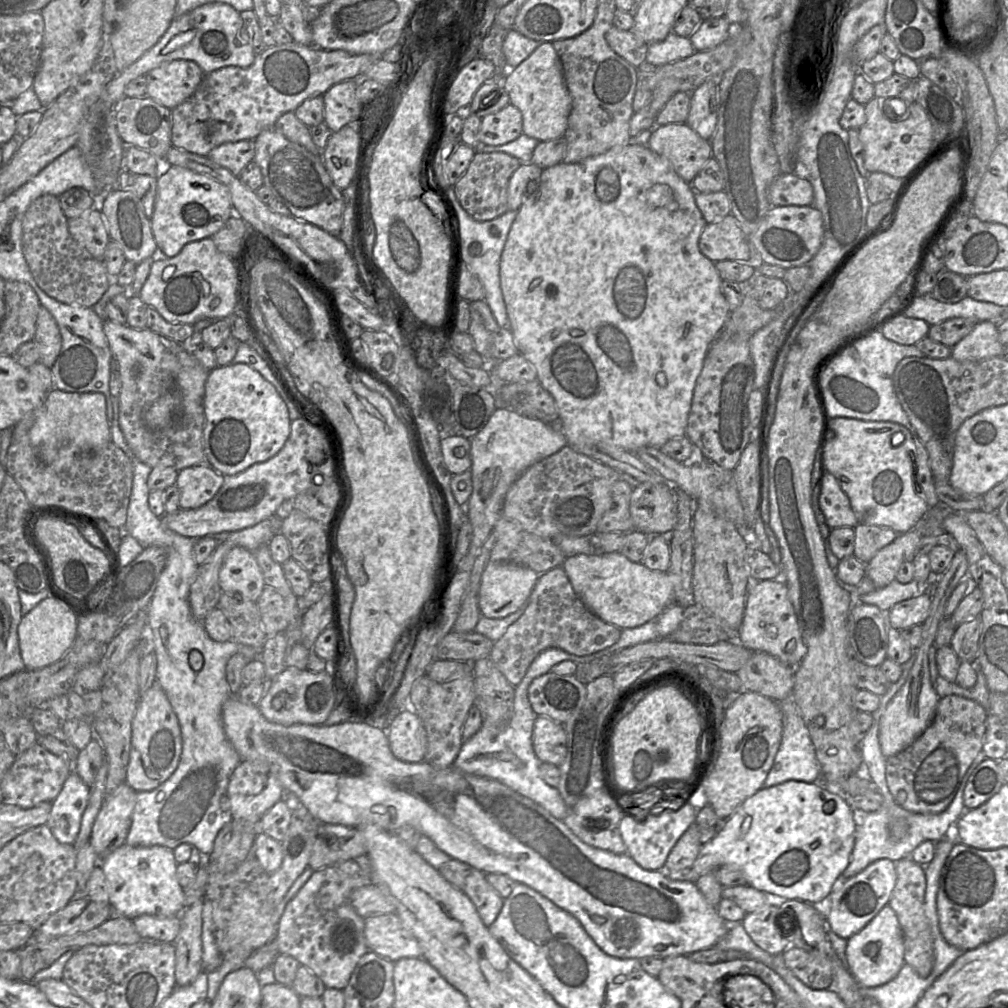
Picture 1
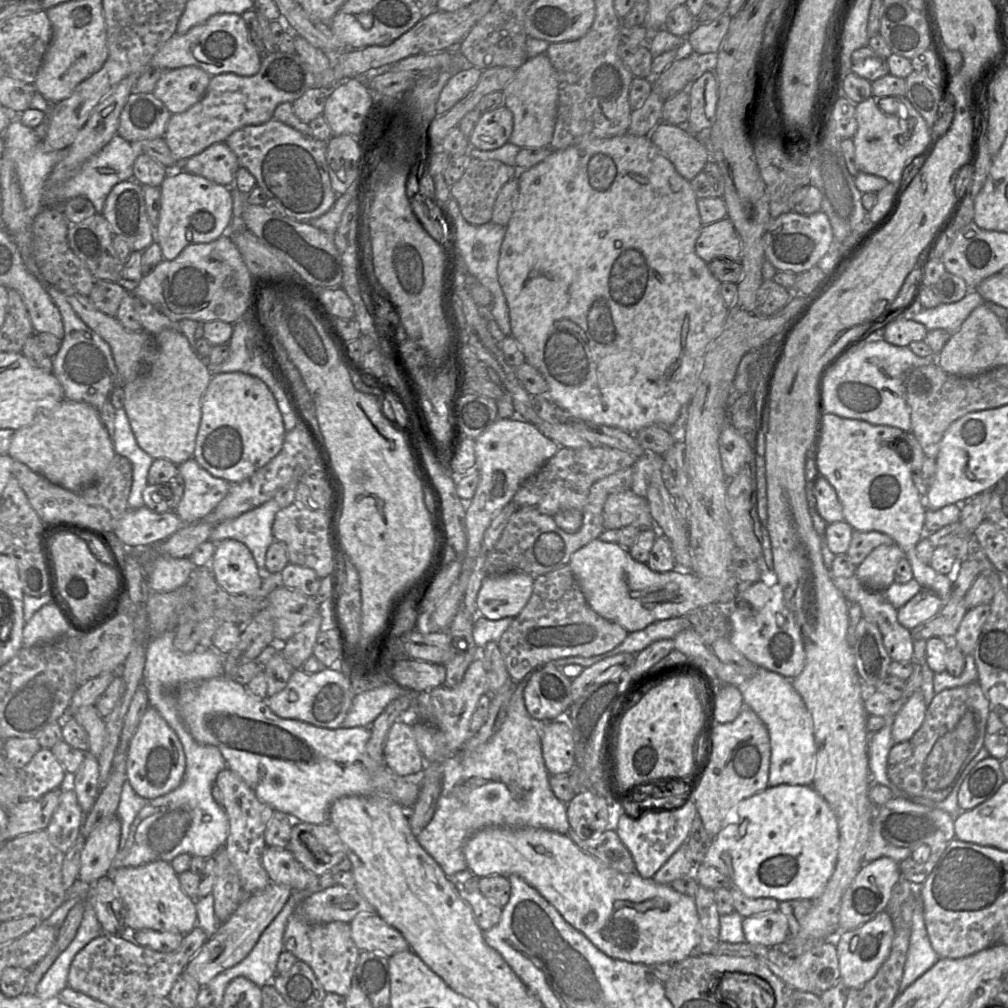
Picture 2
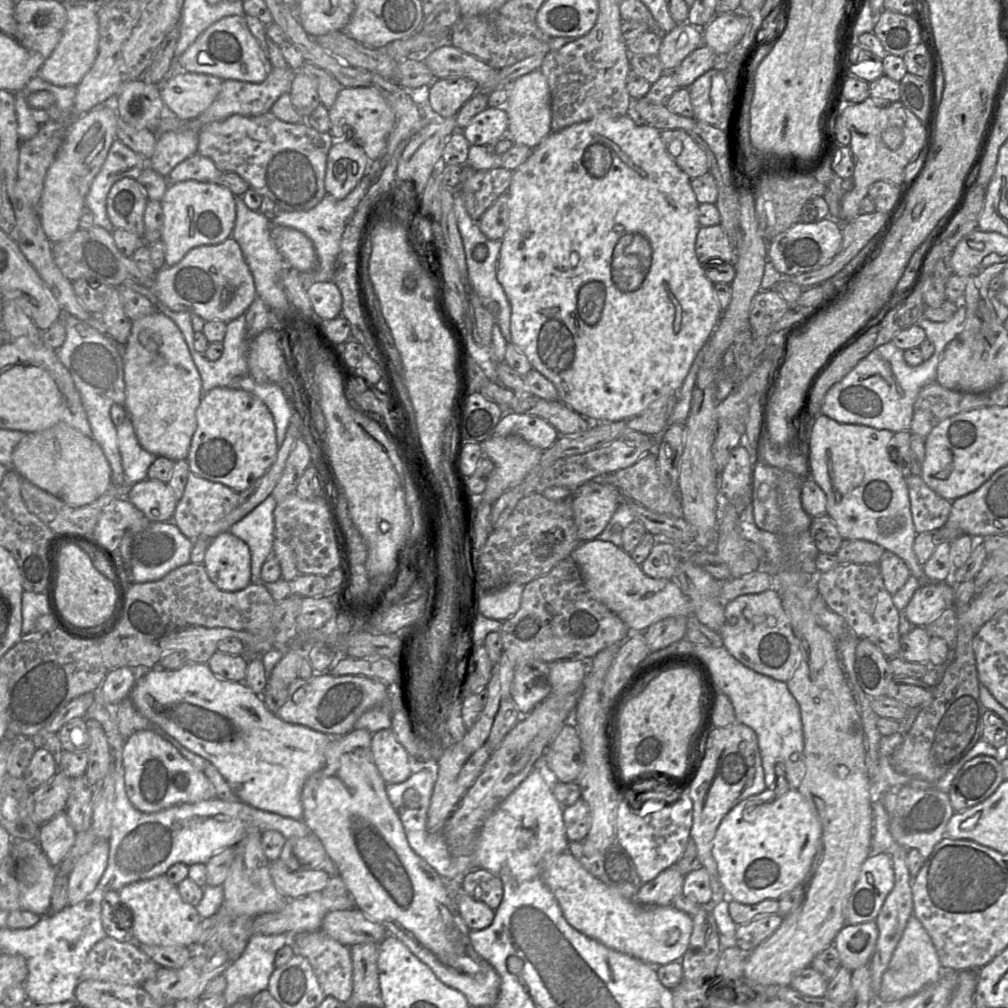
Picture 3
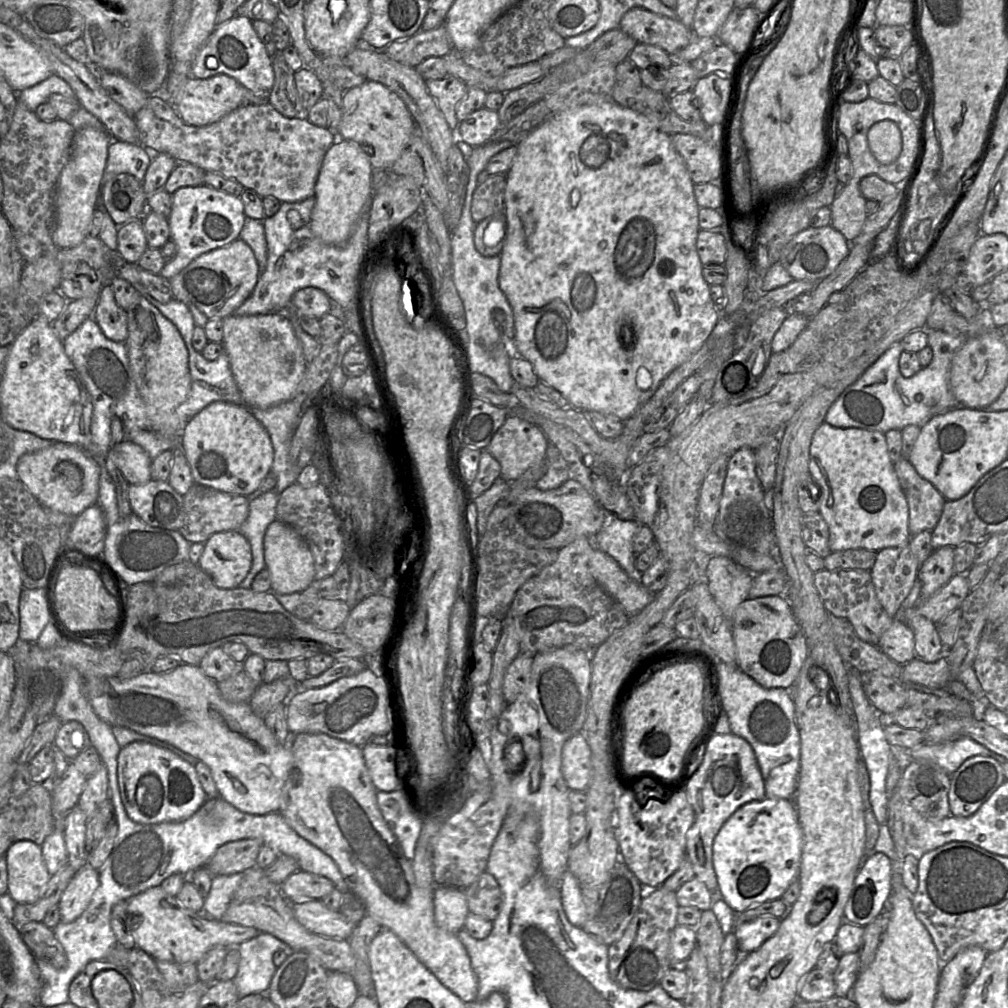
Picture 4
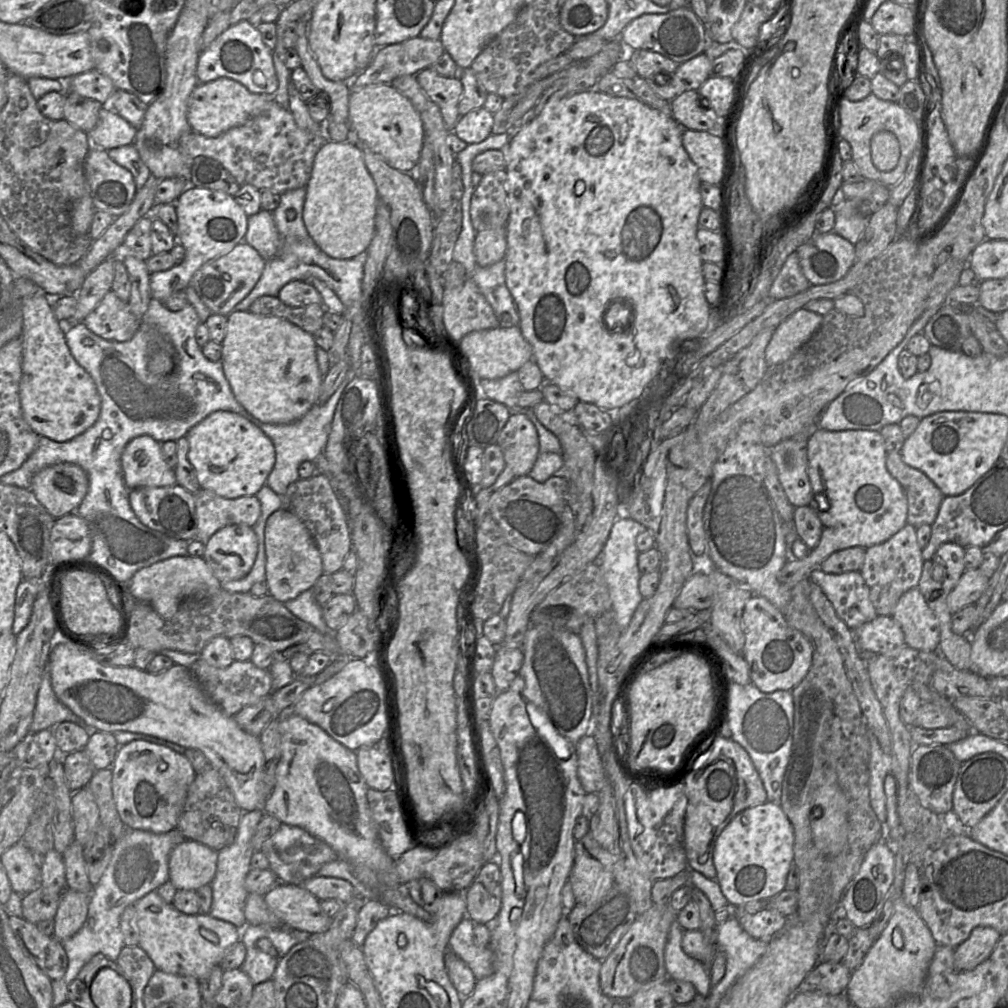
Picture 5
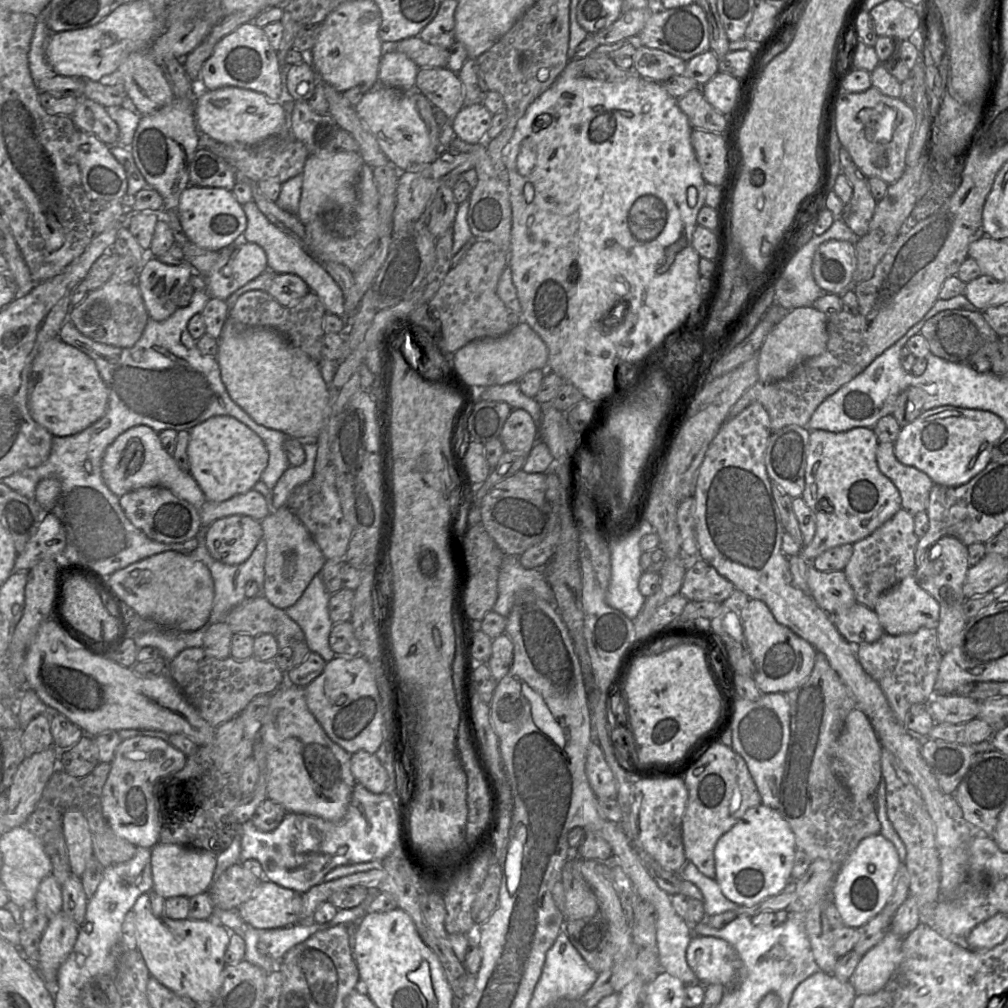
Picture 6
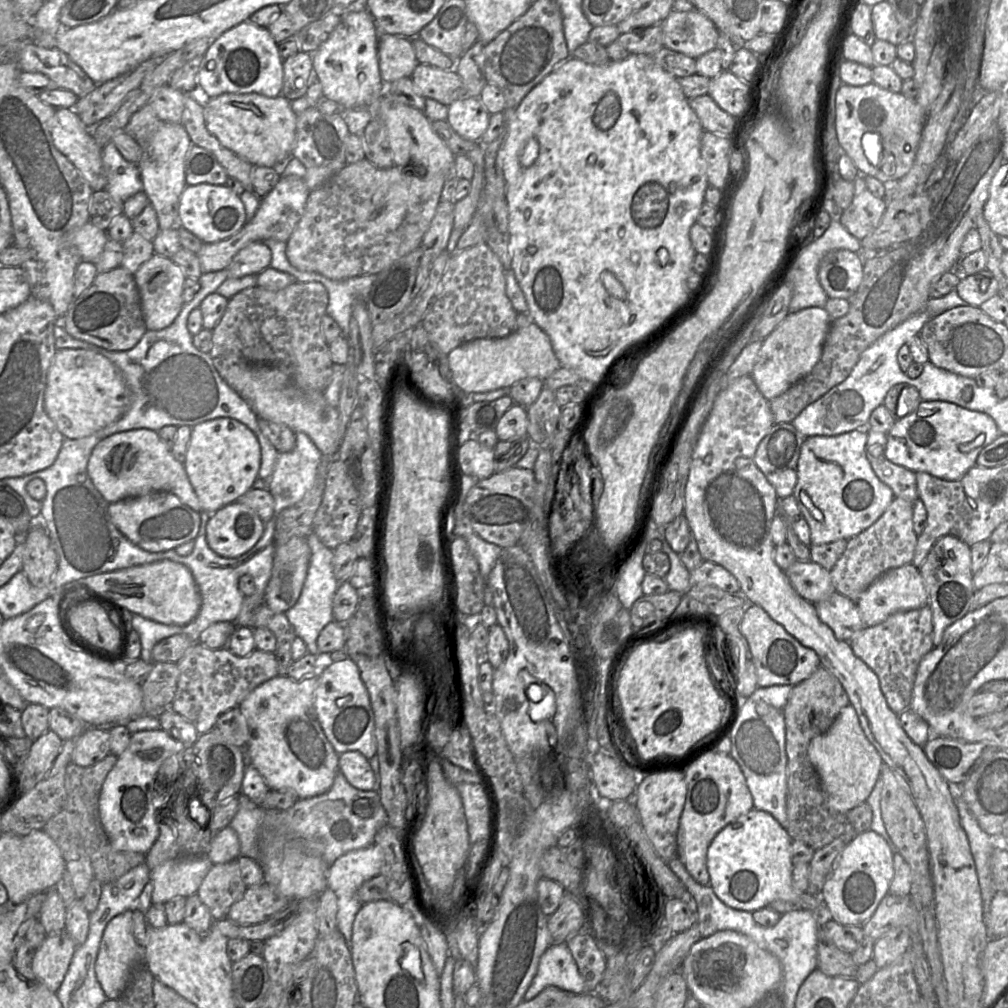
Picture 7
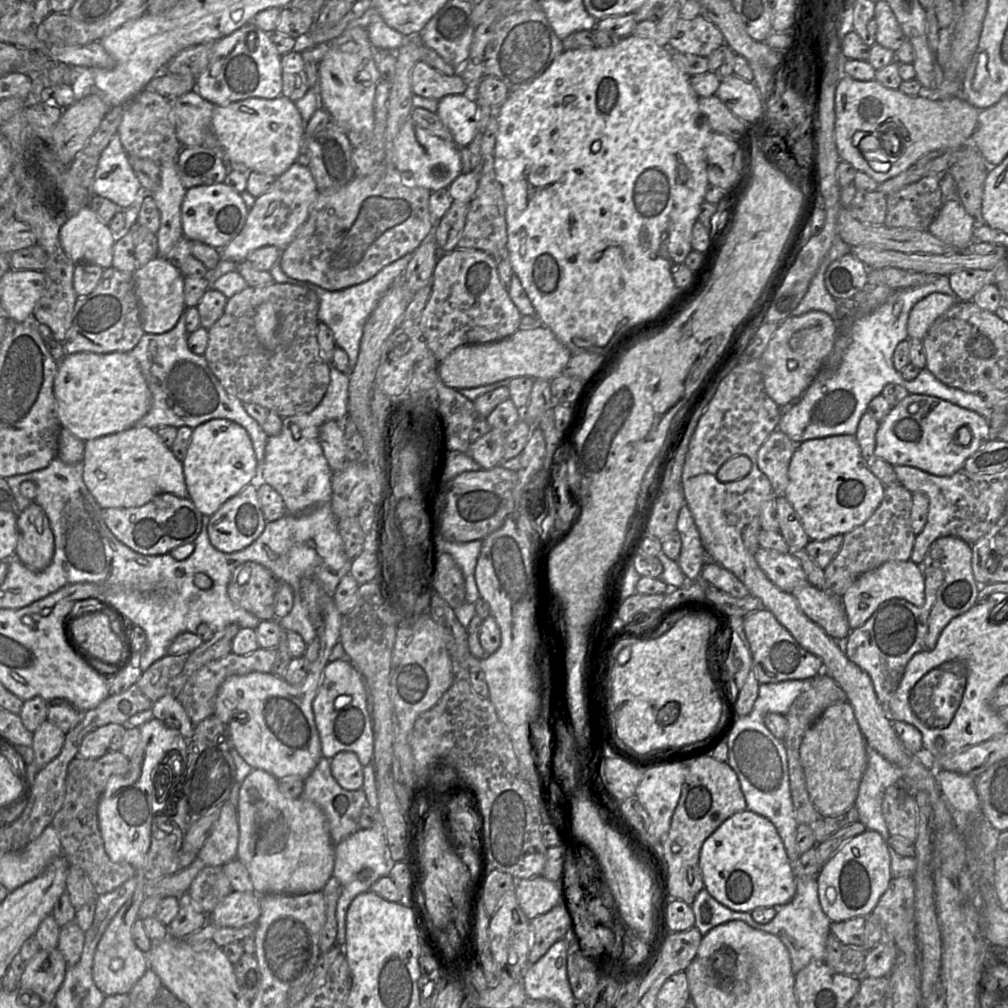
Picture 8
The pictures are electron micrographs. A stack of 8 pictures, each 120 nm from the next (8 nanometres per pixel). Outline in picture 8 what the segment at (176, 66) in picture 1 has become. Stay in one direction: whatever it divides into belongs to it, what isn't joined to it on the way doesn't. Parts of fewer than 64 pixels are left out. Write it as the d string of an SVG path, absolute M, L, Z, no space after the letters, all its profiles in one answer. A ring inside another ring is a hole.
M280 95L274 99L247 98L214 109L211 130L224 151L229 167L279 177L303 149L305 122L295 103Z

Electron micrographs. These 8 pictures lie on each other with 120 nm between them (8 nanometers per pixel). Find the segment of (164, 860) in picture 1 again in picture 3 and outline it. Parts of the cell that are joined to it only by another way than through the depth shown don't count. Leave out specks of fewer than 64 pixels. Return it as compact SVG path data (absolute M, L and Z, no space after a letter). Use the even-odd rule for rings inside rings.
M165 875L128 884L118 892L122 902L129 905L133 911L132 935L136 944L152 946L193 946L194 933L202 918L194 906L184 902L177 889L177 885L172 884Z

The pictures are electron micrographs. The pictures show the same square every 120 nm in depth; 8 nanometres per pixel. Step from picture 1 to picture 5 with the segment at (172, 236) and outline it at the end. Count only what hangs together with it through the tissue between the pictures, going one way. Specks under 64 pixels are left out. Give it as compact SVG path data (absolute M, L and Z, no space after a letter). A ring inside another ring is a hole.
M189 185L175 202L178 230L176 239L185 249L185 257L180 264L167 271L155 272L150 275L151 297L164 302L175 292L185 290L194 273L207 261L216 258L233 248L236 244L244 241L248 226L248 215L237 203L235 198L225 192L210 190Z

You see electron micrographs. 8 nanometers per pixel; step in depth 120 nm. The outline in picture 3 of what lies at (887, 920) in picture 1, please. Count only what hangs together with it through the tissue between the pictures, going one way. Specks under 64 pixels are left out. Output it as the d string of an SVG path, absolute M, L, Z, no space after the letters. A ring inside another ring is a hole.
M875 920L860 924L846 923L832 943L838 951L841 966L854 971L869 964L878 934Z

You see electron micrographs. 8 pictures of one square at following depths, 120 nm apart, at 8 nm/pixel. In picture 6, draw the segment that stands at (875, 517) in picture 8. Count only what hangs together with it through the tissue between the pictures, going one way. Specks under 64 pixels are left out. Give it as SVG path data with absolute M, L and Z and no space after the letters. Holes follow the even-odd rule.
M900 508L890 519L871 534L852 544L852 555L843 569L857 603L873 609L878 597L915 572L915 549L918 538L914 534L914 517Z

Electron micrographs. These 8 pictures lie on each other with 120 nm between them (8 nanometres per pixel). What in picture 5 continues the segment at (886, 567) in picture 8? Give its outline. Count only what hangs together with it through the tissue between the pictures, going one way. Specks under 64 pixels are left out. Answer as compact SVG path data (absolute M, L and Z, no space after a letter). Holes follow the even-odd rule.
M918 587L900 596L891 617L901 627L906 645L923 651L939 650L939 624Z

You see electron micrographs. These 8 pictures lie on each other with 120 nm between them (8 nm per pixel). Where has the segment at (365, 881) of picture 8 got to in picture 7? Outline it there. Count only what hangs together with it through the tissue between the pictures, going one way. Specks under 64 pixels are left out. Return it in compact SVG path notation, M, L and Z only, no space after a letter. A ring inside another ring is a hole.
M374 843L367 847L352 850L337 858L328 868L327 887L337 896L336 929L343 935L346 945L351 949L352 926L355 916L362 906L357 897L357 891L367 880L380 874L382 853Z

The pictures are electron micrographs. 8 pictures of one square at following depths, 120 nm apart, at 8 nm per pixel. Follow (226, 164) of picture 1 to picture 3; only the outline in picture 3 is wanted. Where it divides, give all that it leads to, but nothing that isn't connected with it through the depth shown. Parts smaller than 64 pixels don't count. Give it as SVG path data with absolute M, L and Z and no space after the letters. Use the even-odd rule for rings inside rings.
M195 153L174 167L167 179L169 183L187 180L217 183L222 174L211 159Z

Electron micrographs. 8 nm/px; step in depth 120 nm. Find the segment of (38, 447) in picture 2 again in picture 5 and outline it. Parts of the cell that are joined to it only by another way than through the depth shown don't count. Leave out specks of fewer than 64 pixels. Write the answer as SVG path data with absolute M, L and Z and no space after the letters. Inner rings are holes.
M59 463L45 467L32 478L30 490L55 519L76 511L89 488L87 473L78 465Z

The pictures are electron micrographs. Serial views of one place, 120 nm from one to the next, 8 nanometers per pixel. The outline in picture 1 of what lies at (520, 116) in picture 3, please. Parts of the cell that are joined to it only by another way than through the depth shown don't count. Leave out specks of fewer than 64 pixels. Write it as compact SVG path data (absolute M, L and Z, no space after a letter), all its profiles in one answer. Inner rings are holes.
M541 42L529 57L516 66L505 78L504 89L509 95L510 104L522 113L523 134L540 142L564 136L572 109L572 97L552 42Z

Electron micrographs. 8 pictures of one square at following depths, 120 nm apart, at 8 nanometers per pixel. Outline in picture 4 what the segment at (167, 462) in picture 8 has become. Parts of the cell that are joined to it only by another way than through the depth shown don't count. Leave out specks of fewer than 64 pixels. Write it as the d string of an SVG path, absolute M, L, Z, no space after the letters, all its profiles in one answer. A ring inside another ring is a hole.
M128 439L112 446L106 458L117 465L130 485L144 484L152 479L152 459L141 446Z

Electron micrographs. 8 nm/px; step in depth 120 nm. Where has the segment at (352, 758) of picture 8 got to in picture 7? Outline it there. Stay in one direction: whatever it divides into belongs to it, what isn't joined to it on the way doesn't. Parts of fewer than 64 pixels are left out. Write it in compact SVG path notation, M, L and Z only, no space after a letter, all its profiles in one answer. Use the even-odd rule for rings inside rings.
M348 751L340 754L338 771L356 789L371 791L375 786L376 776L369 761L358 751Z

